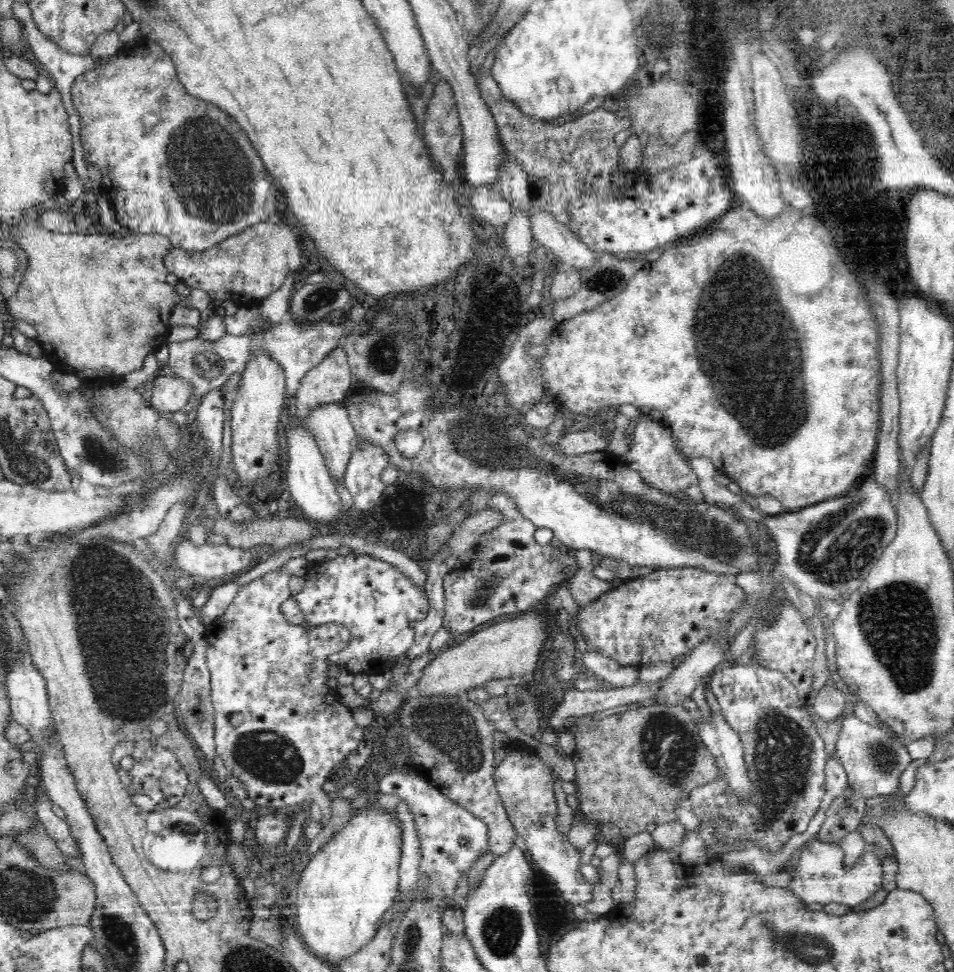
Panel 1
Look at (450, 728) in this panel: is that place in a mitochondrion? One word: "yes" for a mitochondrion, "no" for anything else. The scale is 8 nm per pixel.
yes

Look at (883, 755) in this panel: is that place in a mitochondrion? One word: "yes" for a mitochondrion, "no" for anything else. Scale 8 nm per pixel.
yes

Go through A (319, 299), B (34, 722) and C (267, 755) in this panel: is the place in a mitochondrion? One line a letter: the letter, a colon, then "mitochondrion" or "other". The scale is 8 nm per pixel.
A: mitochondrion
B: other
C: mitochondrion

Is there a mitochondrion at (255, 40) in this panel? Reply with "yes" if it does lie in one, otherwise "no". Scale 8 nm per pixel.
no

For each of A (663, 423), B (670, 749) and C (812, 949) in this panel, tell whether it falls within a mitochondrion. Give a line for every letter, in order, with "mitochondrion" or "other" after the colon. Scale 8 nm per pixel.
A: other
B: mitochondrion
C: mitochondrion

